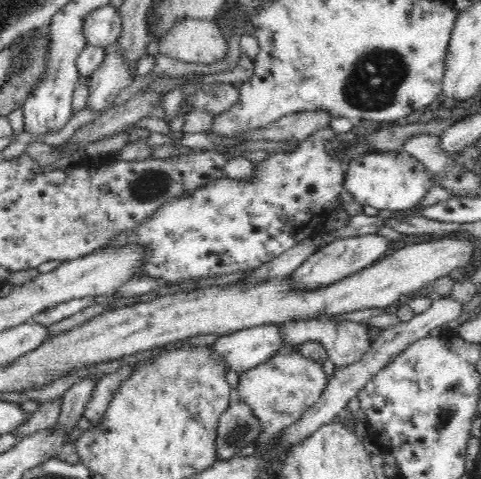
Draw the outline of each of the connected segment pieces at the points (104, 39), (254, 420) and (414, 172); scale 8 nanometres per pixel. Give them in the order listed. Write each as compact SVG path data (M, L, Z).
M104 5L84 18L84 37L88 45L105 47L117 42L122 30L122 17L111 5Z
M240 399L231 402L219 418L216 438L218 460L232 458L252 444L260 432L262 421L252 413L252 407Z
M374 150L365 155L354 156L350 168L345 172L345 190L362 205L380 210L408 210L424 198L432 187L430 174L416 158L402 151Z

